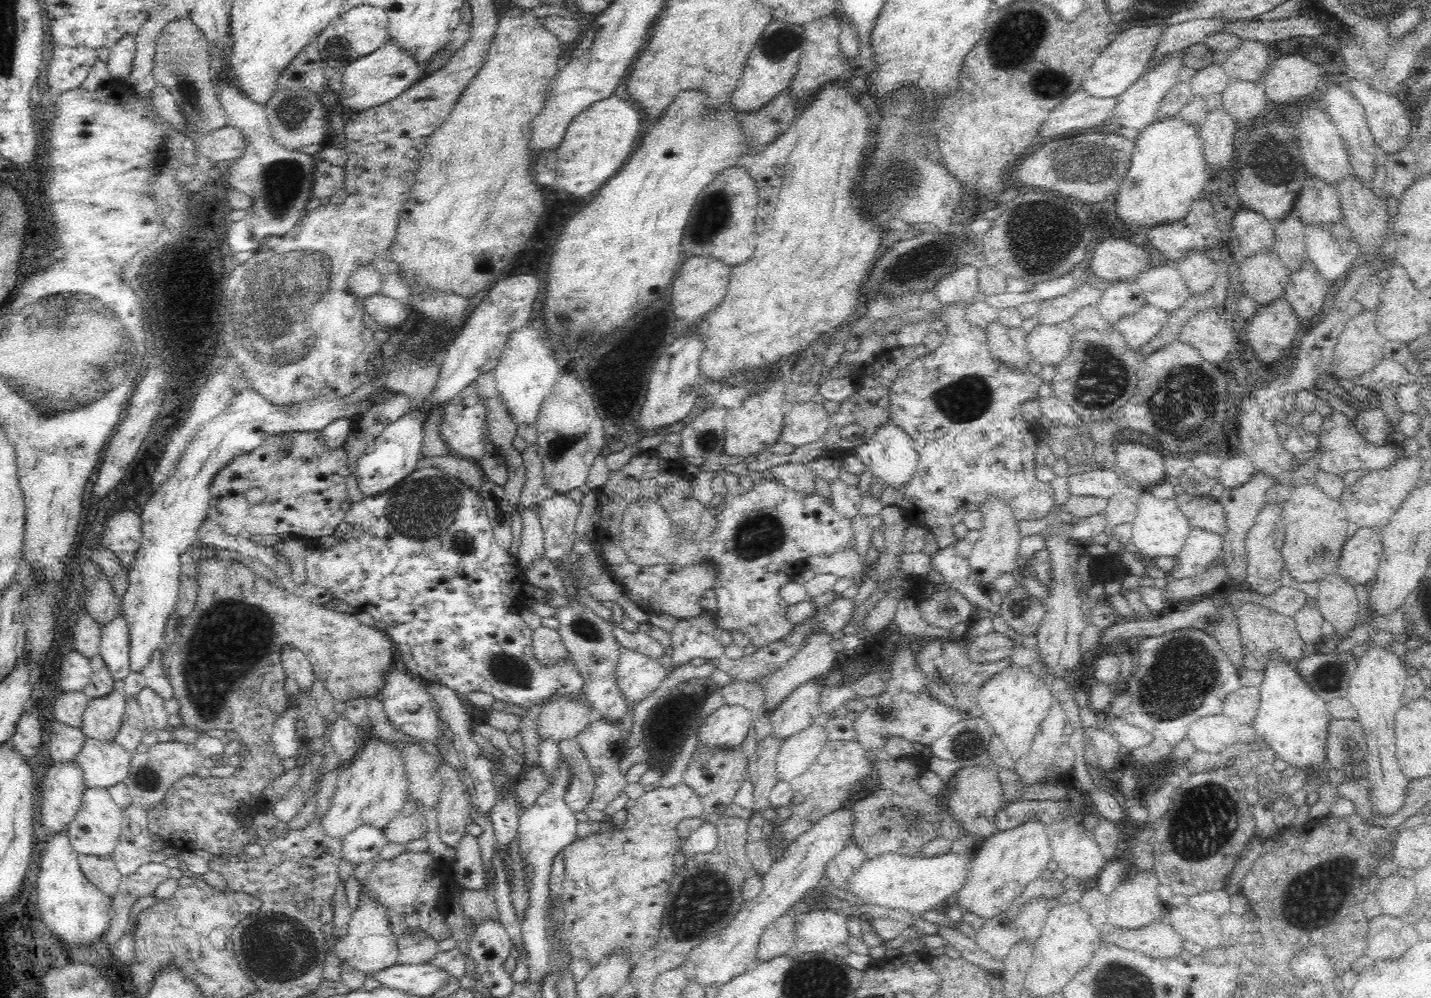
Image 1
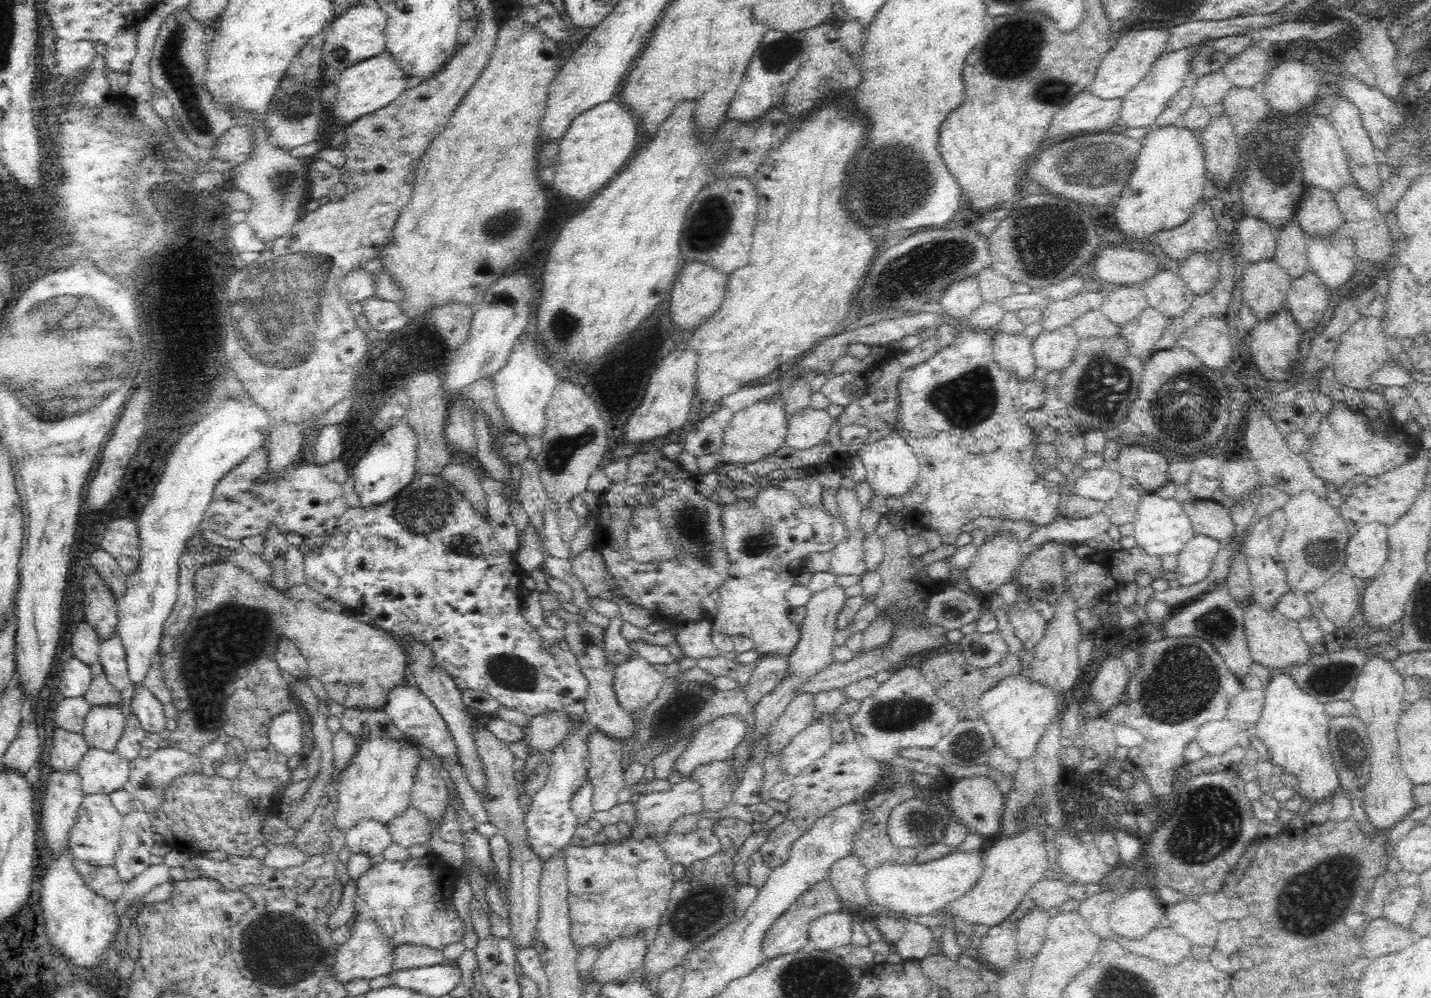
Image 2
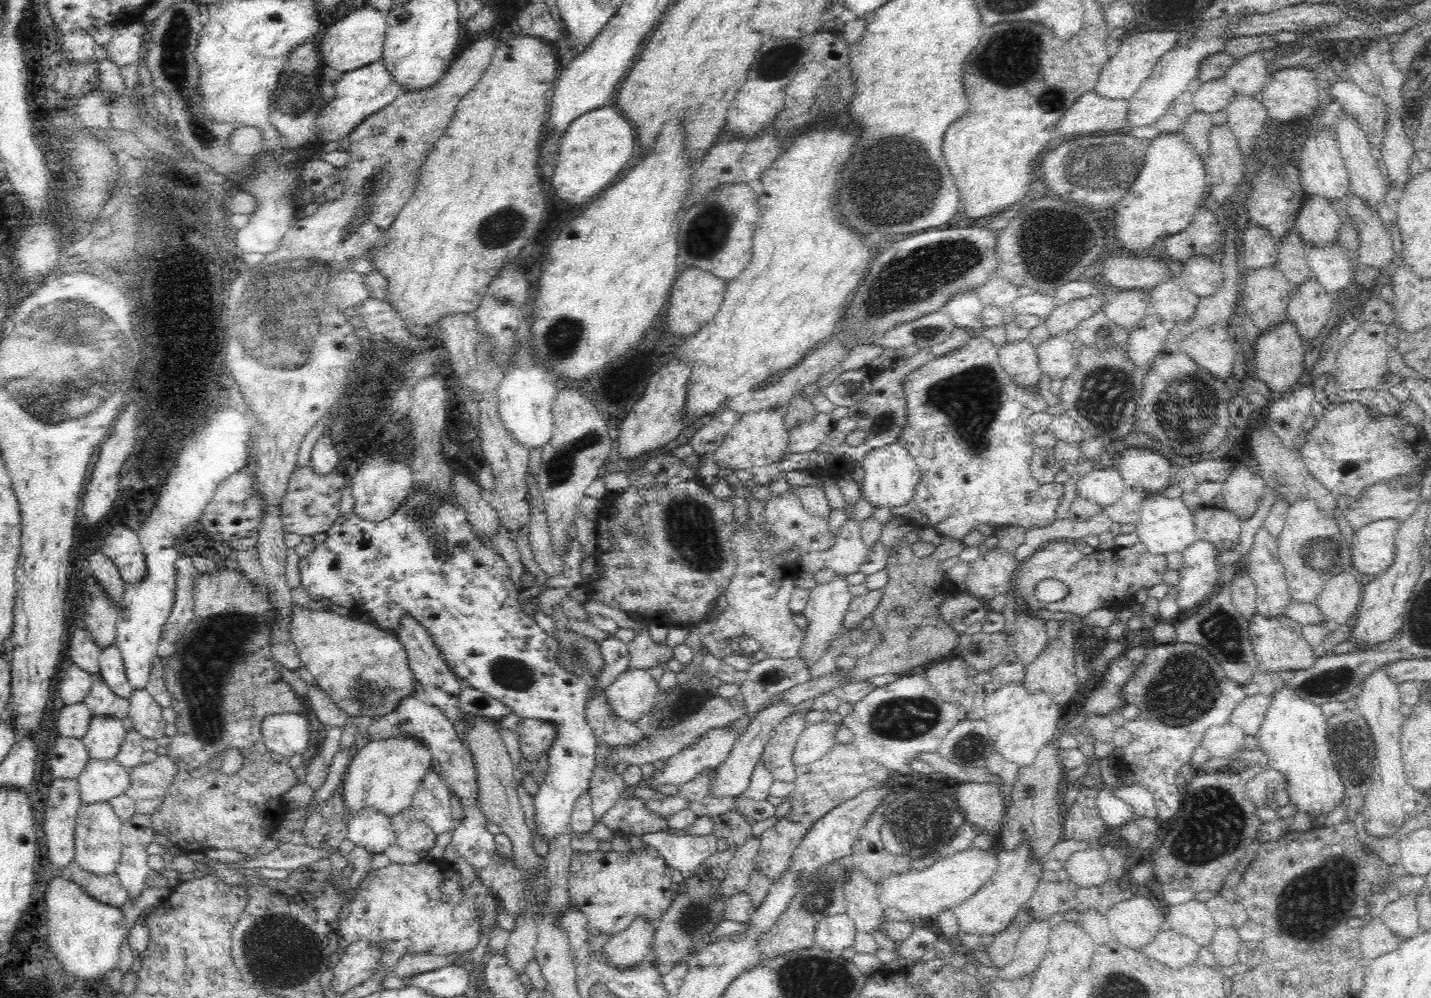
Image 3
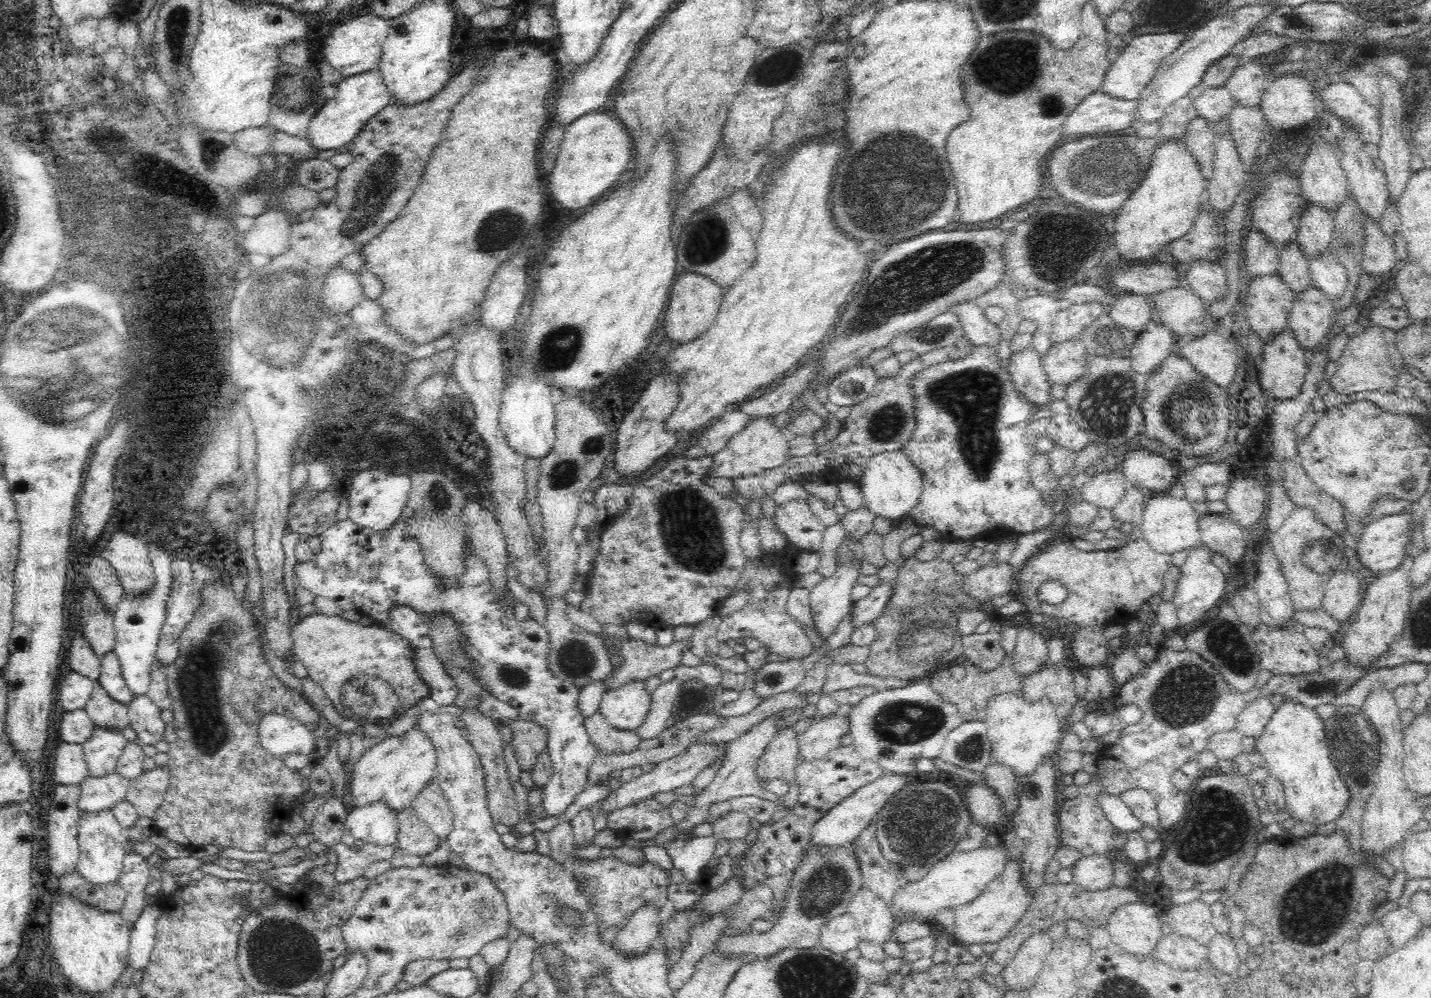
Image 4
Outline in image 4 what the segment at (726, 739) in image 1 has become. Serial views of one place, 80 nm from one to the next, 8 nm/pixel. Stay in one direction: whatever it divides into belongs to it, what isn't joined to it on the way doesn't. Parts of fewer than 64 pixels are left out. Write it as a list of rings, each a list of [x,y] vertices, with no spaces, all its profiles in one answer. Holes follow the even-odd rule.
[[[726,743],[720,744],[693,744],[685,751],[674,756],[674,758],[669,758],[668,760],[659,762],[655,764],[647,773],[642,773],[639,777],[632,779],[630,782],[621,783],[621,785],[614,790],[614,792],[609,793],[606,800],[603,800],[602,811],[604,815],[618,810],[618,808],[626,808],[626,806],[632,806],[639,800],[644,800],[645,798],[652,798],[652,794],[657,792],[670,792],[675,788],[680,788],[680,786],[688,786],[696,778],[696,775],[706,766],[710,766],[714,760],[718,760],[724,752],[727,752]]]

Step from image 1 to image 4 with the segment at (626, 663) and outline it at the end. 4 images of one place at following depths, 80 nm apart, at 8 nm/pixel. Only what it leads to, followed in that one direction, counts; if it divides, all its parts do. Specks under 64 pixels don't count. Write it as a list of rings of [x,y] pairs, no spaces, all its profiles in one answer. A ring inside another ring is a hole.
[[[636,680],[605,692],[599,710],[613,728],[636,731],[644,723],[652,702],[645,683]]]

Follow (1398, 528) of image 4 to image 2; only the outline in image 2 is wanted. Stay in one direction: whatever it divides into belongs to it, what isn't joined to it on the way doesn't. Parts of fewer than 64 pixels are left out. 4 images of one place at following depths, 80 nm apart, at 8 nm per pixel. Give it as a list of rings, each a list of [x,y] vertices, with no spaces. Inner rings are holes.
[[[1368,523],[1359,528],[1345,548],[1344,571],[1362,580],[1371,580],[1388,558],[1388,524]]]

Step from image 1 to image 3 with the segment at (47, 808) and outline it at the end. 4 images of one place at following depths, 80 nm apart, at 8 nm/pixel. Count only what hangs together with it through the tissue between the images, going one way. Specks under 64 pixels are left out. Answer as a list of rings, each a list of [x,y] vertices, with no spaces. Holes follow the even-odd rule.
[[[53,777],[48,791],[46,802],[46,815],[43,821],[41,833],[45,834],[46,846],[50,862],[53,868],[62,870],[75,858],[74,854],[74,829],[78,818],[80,806],[83,804],[80,799],[79,779]]]

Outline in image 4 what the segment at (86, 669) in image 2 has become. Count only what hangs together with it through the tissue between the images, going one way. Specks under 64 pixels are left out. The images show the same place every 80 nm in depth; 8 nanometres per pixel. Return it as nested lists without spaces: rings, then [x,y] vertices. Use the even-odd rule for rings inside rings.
[[[71,671],[60,682],[60,687],[56,690],[56,701],[68,712],[84,709],[92,698],[94,688],[96,684],[90,678]]]

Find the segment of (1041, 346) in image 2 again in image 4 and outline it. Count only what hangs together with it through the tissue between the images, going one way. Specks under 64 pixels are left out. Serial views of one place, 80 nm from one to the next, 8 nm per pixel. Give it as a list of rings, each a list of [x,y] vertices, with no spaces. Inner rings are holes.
[[[1071,338],[1052,345],[1045,355],[1041,355],[1043,367],[1050,383],[1071,383],[1087,371],[1086,359],[1089,354],[1080,338]]]

